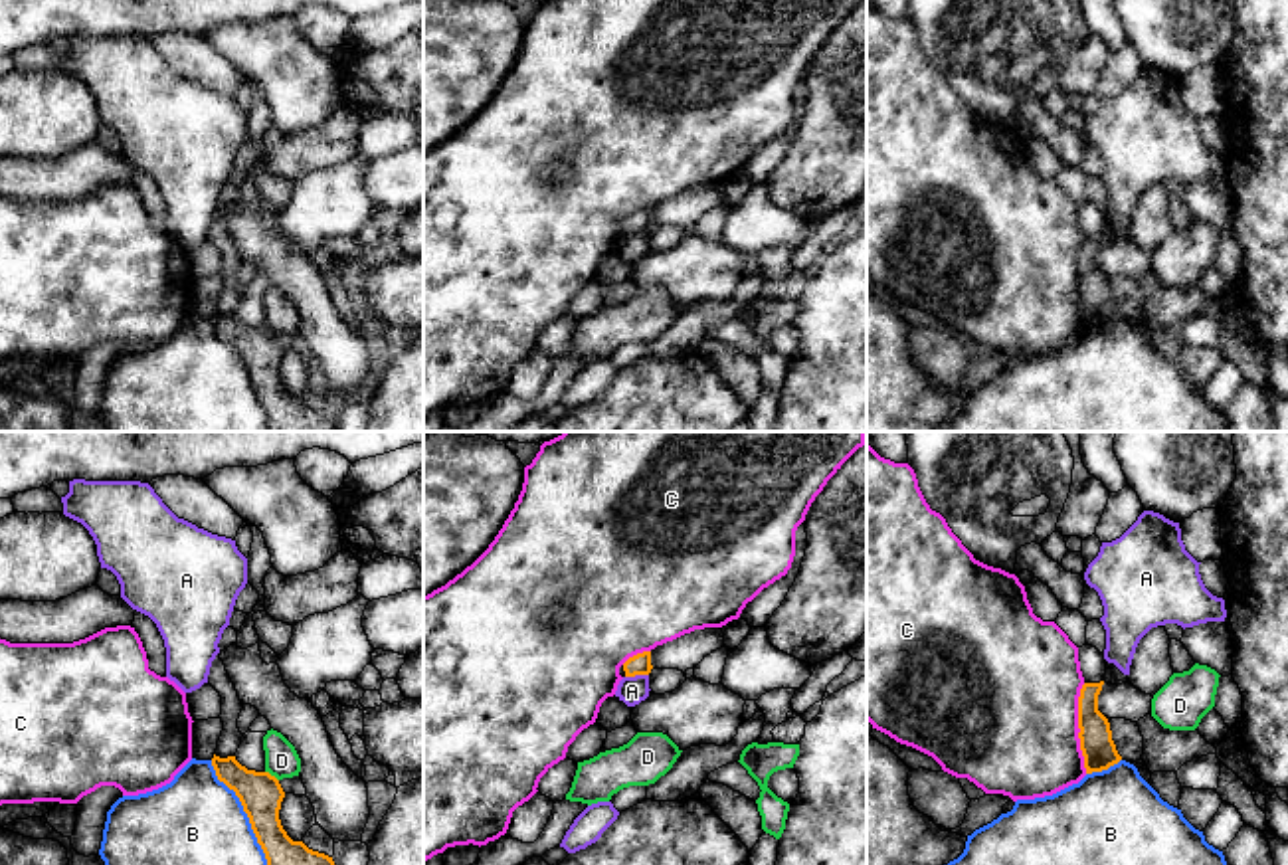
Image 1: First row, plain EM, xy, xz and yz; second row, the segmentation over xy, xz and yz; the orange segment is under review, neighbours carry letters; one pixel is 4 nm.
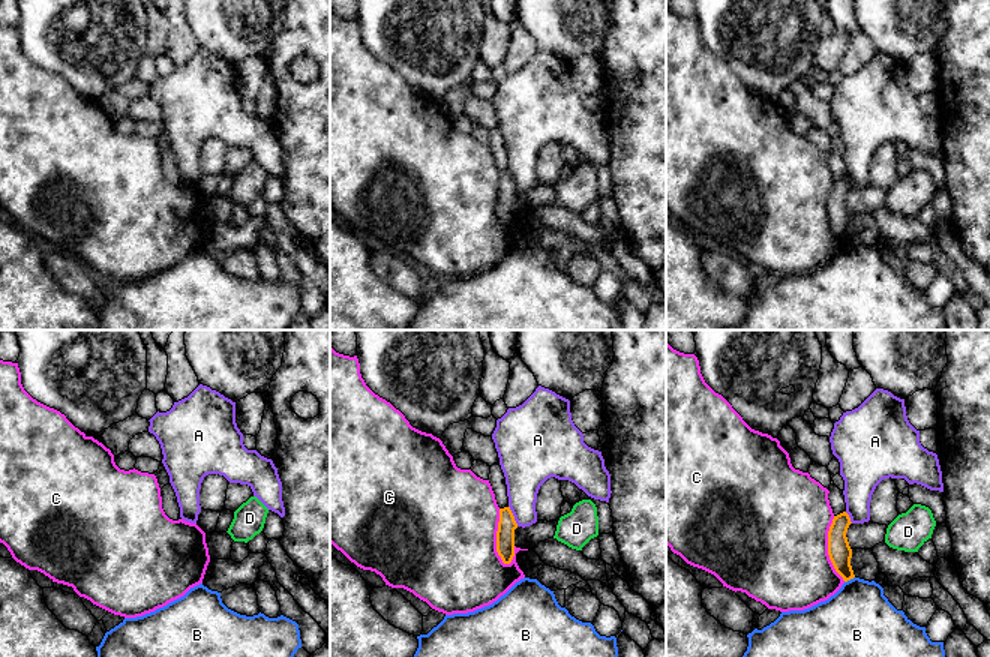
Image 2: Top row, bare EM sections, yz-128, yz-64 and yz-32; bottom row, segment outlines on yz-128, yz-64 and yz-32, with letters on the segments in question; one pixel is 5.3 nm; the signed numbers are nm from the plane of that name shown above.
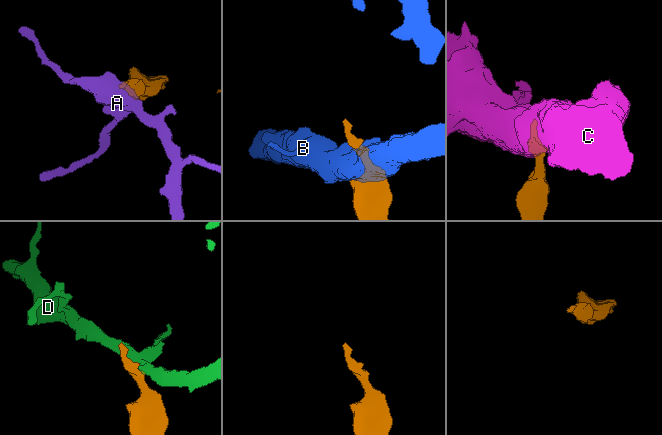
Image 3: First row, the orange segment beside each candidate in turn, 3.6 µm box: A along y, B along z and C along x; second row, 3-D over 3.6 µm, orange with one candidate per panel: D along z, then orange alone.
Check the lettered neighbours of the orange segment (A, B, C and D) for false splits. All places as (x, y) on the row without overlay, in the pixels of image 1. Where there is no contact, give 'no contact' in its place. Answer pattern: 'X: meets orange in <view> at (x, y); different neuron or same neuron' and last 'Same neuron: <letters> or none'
A: meets orange in xz at (636, 230); different neuron
B: meets orange in xy at (248, 373); different neuron
C: meets orange in yz at (1079, 284); different neuron
D: meets orange in xy at (270, 331); different neuron
Same neuron: none

